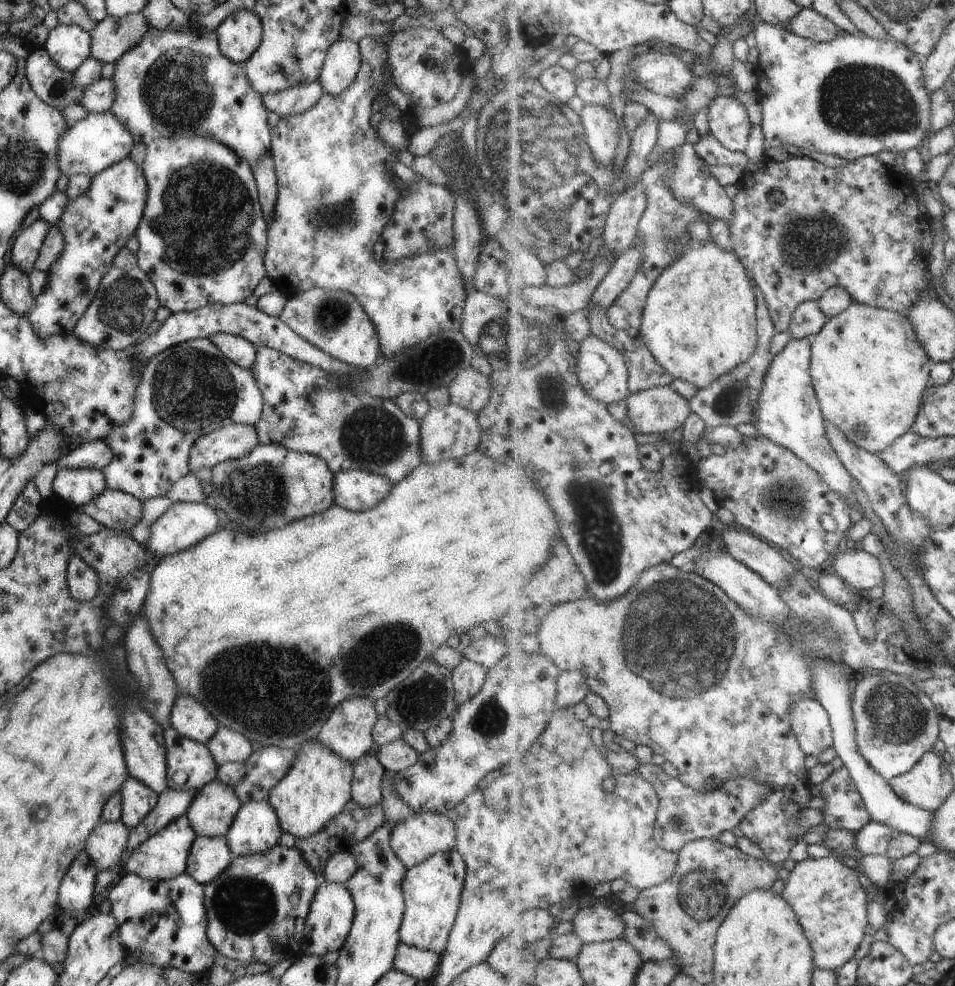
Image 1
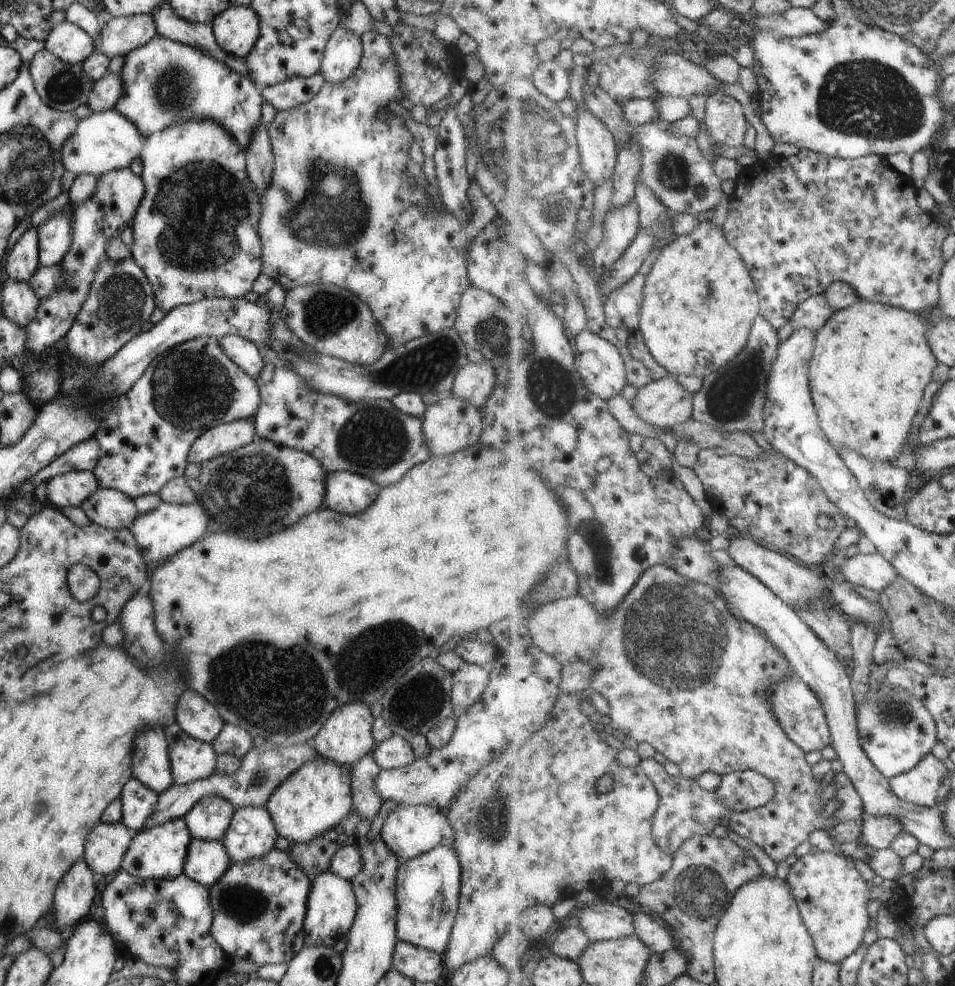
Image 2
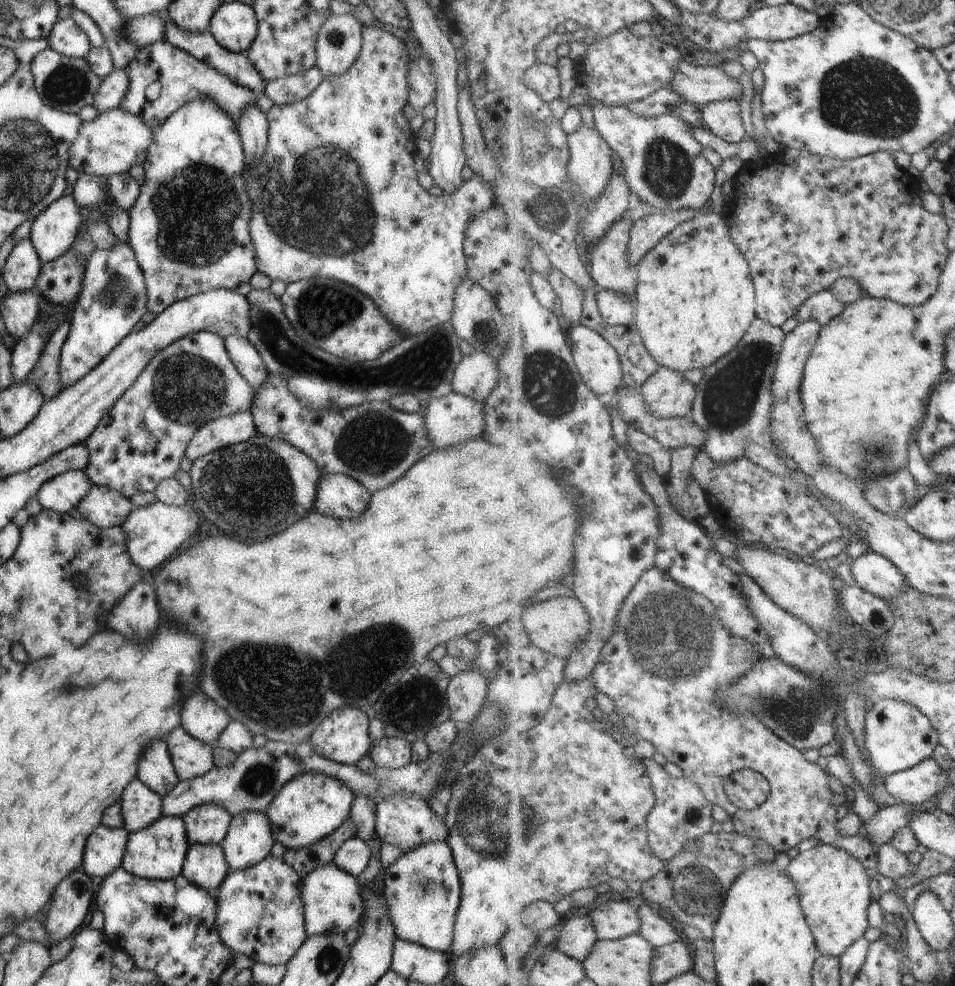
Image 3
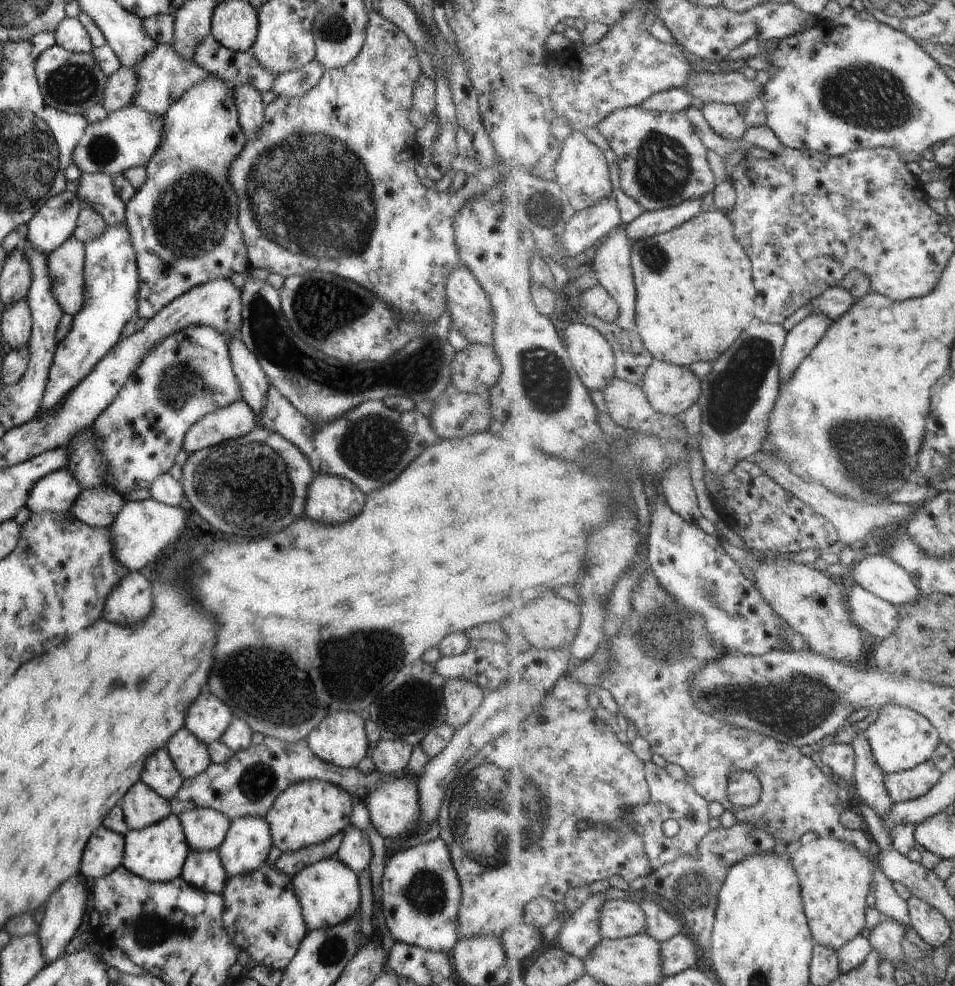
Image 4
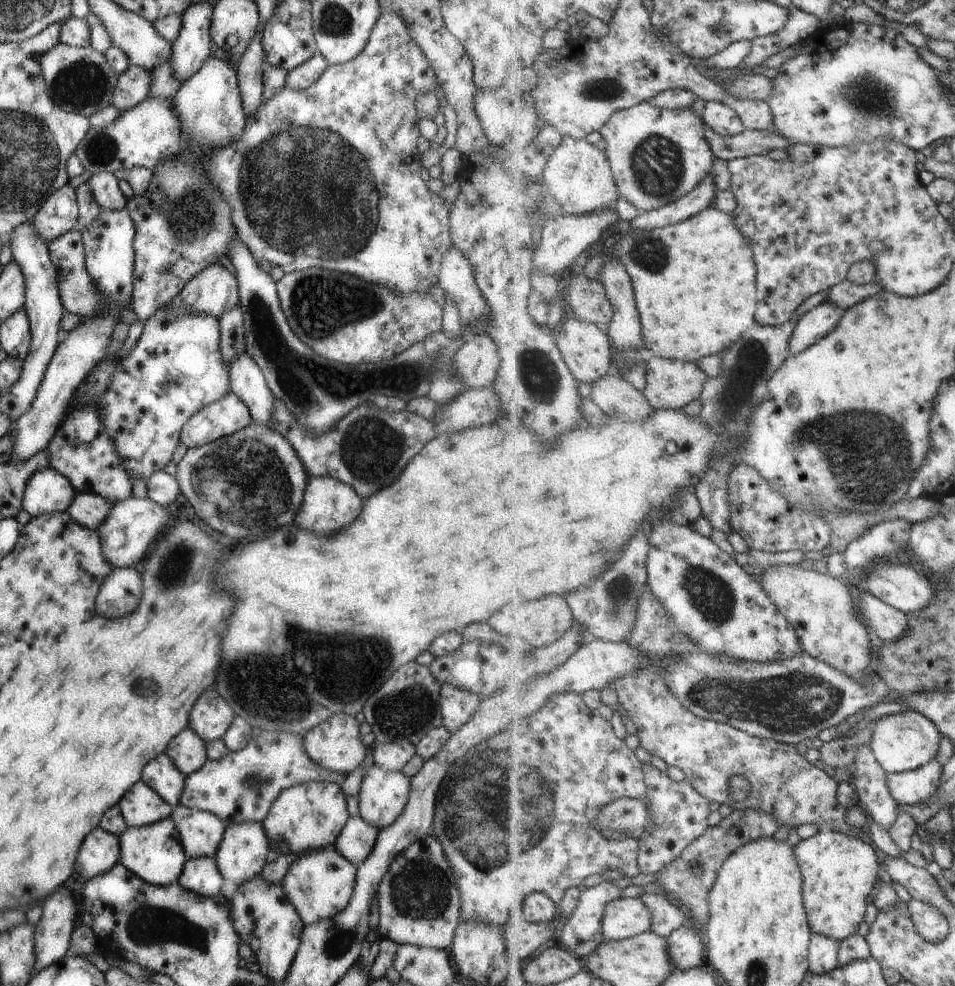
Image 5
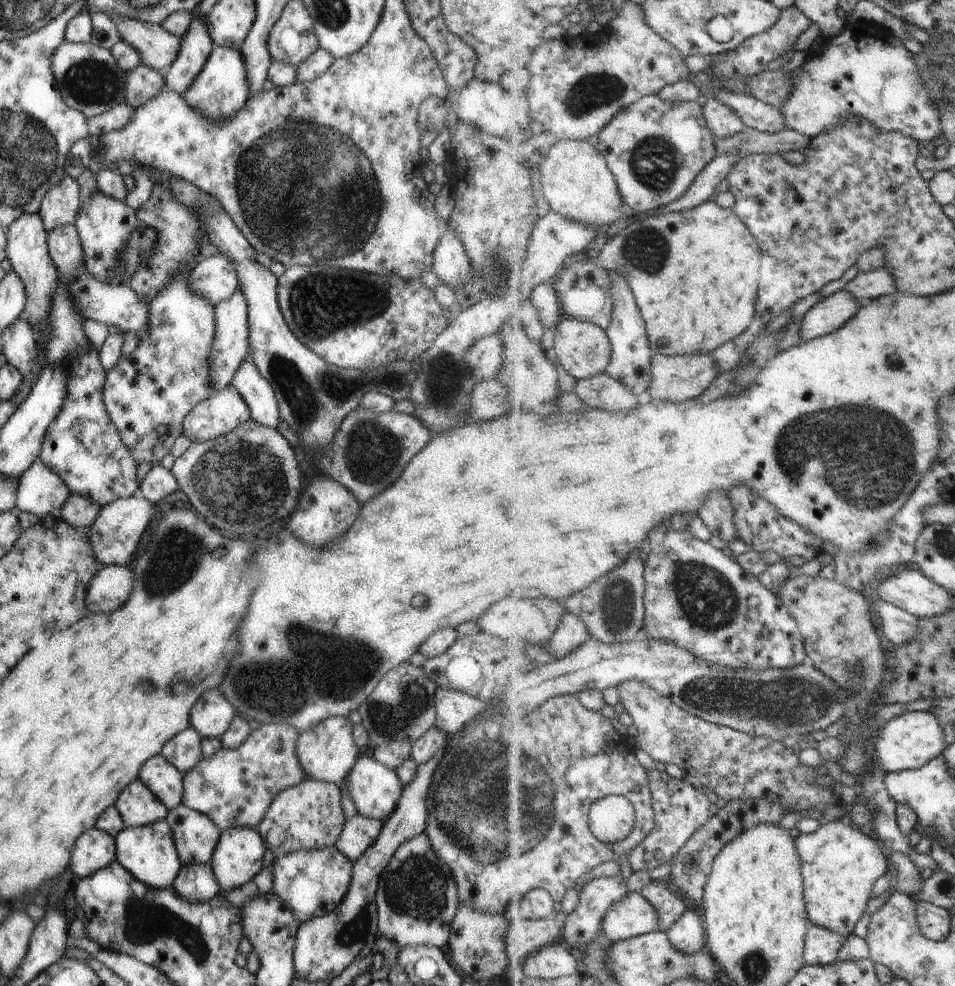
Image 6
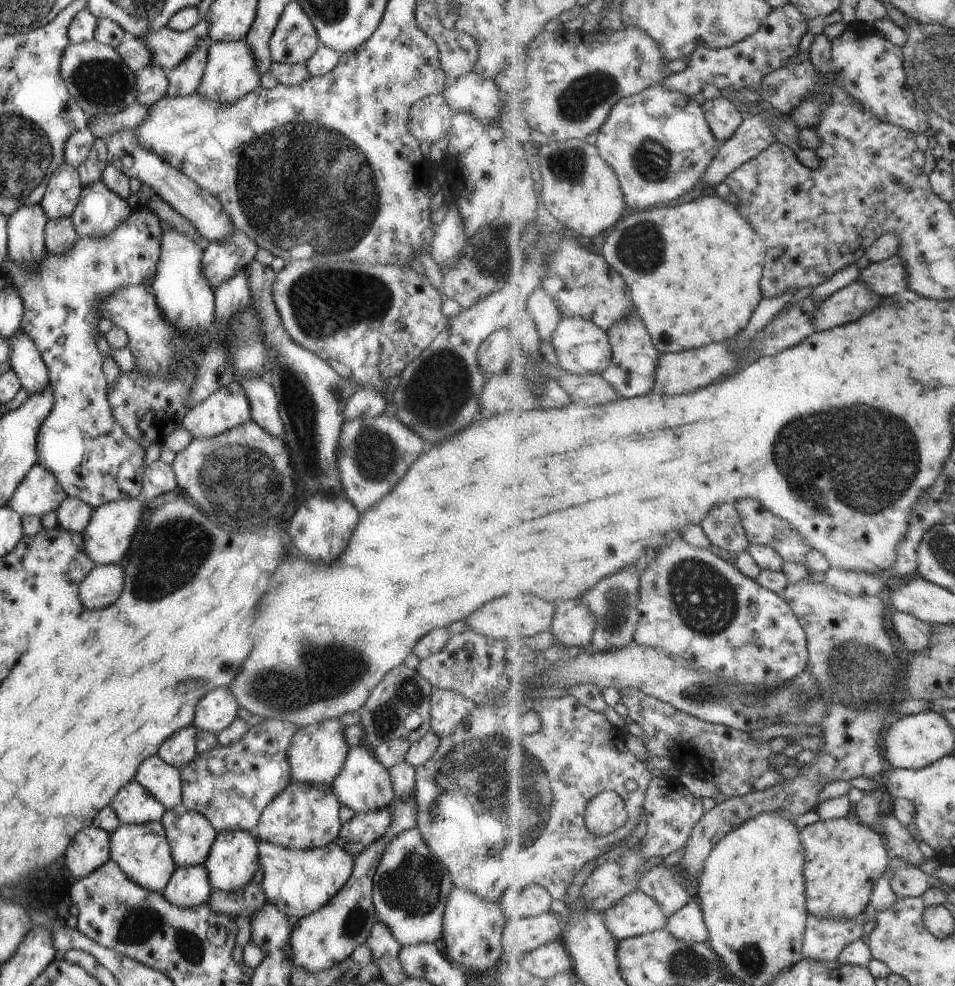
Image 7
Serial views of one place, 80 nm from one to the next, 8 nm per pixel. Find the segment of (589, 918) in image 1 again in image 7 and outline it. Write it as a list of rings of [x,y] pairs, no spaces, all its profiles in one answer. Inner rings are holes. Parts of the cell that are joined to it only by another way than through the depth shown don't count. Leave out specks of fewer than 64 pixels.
[[[639,890],[605,911],[604,919],[618,941],[663,930],[669,920],[661,905],[651,895]]]

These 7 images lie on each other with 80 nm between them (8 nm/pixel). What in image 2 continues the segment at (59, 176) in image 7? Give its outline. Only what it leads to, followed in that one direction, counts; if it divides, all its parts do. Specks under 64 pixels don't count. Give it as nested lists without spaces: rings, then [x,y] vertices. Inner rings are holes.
[[[68,202],[59,214],[37,226],[39,267],[57,265],[67,252],[72,231],[70,206]]]

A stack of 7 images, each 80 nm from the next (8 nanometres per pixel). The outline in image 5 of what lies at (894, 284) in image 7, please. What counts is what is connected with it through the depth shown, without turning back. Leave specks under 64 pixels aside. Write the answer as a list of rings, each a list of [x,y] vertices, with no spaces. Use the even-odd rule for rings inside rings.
[[[845,280],[829,290],[824,302],[846,311],[868,299],[871,295],[879,294],[881,291],[885,290],[876,280],[863,286]]]

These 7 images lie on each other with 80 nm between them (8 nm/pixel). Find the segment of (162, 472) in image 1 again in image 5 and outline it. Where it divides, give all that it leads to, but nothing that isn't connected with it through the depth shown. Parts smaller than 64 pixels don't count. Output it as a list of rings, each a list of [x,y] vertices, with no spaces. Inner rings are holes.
[[[166,303],[145,322],[135,346],[122,356],[106,391],[96,400],[99,420],[113,441],[121,466],[129,480],[146,480],[157,471],[163,471],[171,460],[175,446],[180,442],[183,423],[201,407],[219,400],[231,391],[228,366],[222,359],[219,344],[218,320],[201,313],[175,313]]]

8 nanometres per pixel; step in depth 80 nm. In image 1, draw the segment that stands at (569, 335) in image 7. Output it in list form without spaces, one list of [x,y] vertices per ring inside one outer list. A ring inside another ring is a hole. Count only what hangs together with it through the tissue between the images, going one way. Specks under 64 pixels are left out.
[[[591,334],[580,344],[577,359],[578,377],[584,391],[589,393],[589,396],[607,404],[627,400],[631,394],[629,388],[630,372],[624,353],[619,352],[613,345],[607,344],[604,340]]]

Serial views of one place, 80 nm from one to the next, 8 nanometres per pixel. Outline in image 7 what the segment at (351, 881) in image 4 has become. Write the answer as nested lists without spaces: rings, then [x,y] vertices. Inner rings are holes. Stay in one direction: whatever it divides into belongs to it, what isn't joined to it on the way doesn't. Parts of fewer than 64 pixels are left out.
[[[257,840],[258,862],[263,870],[259,884],[266,896],[266,902],[287,916],[300,919],[327,904],[351,875],[353,857],[333,843],[302,851]]]

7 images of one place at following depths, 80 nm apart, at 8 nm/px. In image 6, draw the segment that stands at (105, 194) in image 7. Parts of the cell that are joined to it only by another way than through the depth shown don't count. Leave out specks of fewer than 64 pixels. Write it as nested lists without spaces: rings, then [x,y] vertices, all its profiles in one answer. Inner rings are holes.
[[[95,191],[89,200],[81,201],[78,213],[72,224],[78,232],[80,245],[82,246],[82,264],[85,270],[99,282],[106,285],[125,285],[118,274],[113,270],[118,262],[118,254],[124,247],[126,238],[137,224],[135,211],[114,198],[109,198],[100,191]]]

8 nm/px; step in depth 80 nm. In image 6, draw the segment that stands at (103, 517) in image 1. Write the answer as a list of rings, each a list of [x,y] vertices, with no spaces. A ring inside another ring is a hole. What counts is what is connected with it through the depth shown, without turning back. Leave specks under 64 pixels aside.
[[[70,494],[56,515],[73,528],[85,527],[89,530],[101,507],[100,504],[94,503],[87,497]]]

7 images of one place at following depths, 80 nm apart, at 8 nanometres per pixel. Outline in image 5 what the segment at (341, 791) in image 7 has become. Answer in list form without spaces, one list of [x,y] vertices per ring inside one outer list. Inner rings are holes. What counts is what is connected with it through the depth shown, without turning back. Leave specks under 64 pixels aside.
[[[366,764],[358,792],[359,817],[378,832],[388,827],[404,811],[409,789],[410,778],[401,771]]]

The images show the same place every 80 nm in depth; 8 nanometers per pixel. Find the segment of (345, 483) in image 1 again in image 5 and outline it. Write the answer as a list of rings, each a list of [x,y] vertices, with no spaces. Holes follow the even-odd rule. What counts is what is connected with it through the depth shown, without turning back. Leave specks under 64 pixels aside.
[[[330,476],[310,477],[302,496],[301,506],[296,512],[295,524],[299,528],[305,528],[317,534],[329,534],[353,522],[360,513],[363,503],[363,499],[353,488],[340,480],[332,479]]]

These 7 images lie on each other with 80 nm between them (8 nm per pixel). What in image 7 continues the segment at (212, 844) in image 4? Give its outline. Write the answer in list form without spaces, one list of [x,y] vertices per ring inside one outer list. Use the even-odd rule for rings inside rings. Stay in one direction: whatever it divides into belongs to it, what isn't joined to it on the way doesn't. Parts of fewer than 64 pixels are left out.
[[[180,802],[173,808],[166,809],[159,821],[166,832],[166,839],[176,868],[204,864],[217,833],[202,814],[185,808]]]

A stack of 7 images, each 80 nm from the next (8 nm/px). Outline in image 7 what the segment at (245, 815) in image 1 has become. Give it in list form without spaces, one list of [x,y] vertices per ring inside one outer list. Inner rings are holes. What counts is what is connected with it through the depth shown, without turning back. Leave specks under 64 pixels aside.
[[[221,831],[211,843],[211,848],[203,866],[207,869],[209,884],[212,889],[225,892],[244,887],[249,881],[258,862],[258,840],[253,832],[248,831]]]

